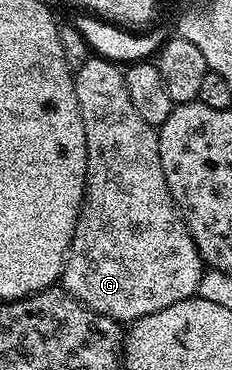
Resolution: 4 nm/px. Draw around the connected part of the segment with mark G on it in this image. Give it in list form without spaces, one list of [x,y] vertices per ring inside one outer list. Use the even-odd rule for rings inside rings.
[[[89,55],[85,64],[75,69],[76,93],[78,94],[78,106],[82,114],[82,126],[86,126],[86,150],[88,151],[88,181],[84,187],[84,205],[80,208],[80,217],[74,230],[72,245],[68,248],[68,255],[64,258],[64,271],[62,273],[62,287],[78,302],[82,302],[90,310],[94,310],[103,316],[109,316],[117,322],[131,322],[141,320],[146,314],[158,314],[158,310],[166,310],[166,306],[174,306],[174,302],[188,300],[197,295],[200,283],[206,271],[204,259],[198,254],[198,246],[190,234],[190,230],[184,224],[179,208],[172,200],[170,190],[166,186],[166,174],[162,174],[162,158],[158,154],[158,132],[153,125],[146,122],[134,110],[134,102],[130,102],[130,93],[126,90],[126,78],[124,68],[119,63],[112,63],[102,57]]]

